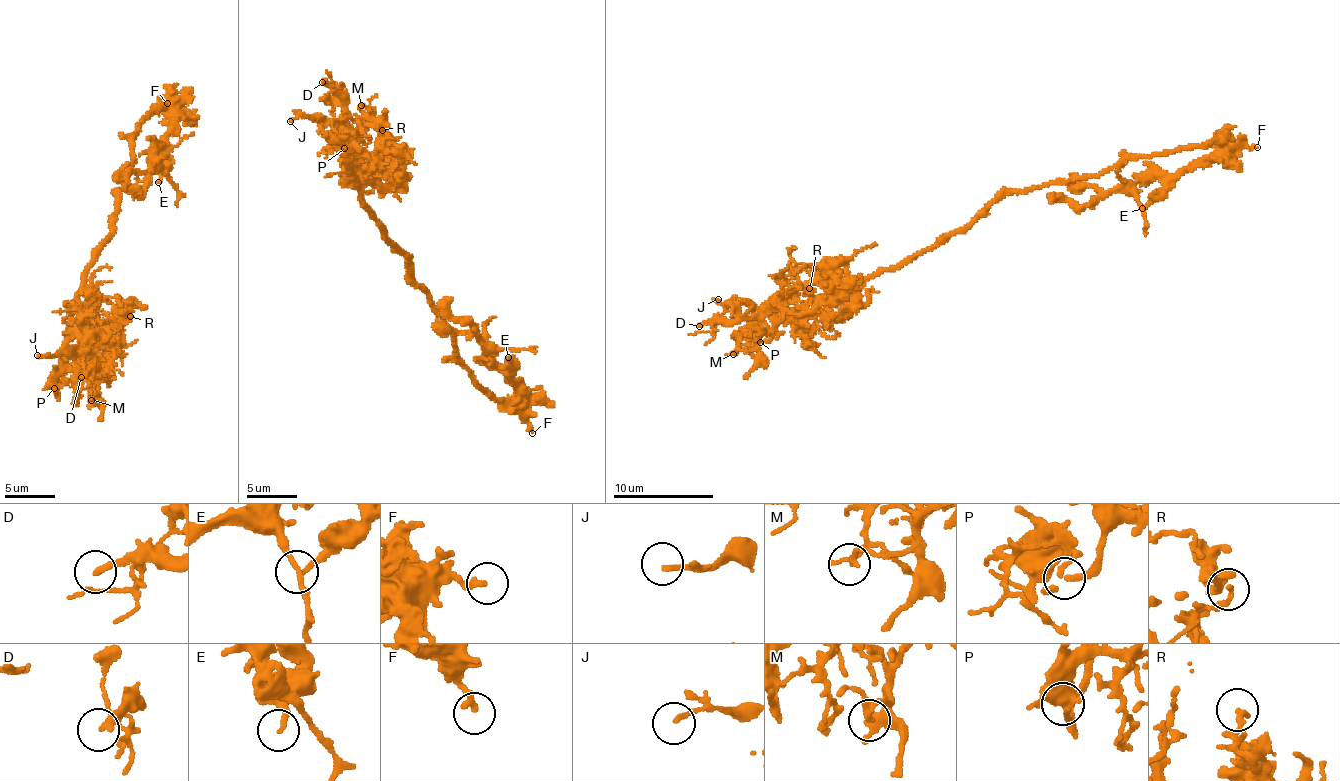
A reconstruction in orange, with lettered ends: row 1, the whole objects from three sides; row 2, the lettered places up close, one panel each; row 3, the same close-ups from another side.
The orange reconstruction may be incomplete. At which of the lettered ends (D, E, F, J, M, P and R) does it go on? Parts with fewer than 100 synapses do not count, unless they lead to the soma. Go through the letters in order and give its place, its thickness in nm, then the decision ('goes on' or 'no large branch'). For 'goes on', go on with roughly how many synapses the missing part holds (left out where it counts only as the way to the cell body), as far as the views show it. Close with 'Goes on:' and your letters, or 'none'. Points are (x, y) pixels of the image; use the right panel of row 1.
D: (699, 326) | 240 nm | no large branch
E: (1142, 208) | 100 nm | no large branch
F: (1257, 147) | 240 nm | no large branch
J: (718, 299) | 150 nm | no large branch
M: (733, 354) | 170 nm | no large branch
P: (760, 342) | 200 nm | goes on
R: (809, 288) | 150 nm | no large branch
Goes on: P

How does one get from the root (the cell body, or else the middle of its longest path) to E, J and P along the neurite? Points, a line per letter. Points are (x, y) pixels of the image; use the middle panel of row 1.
E: (406, 255), (415, 280), (425, 289), (443, 320), (437, 325), (474, 333), (504, 370), (511, 369), (508, 357)
J: (406, 255), (383, 238), (339, 145), (338, 130), (310, 117), (290, 121)
P: (406, 255), (394, 251), (391, 241), (383, 238), (356, 184), (346, 154), (350, 151), (344, 148)

